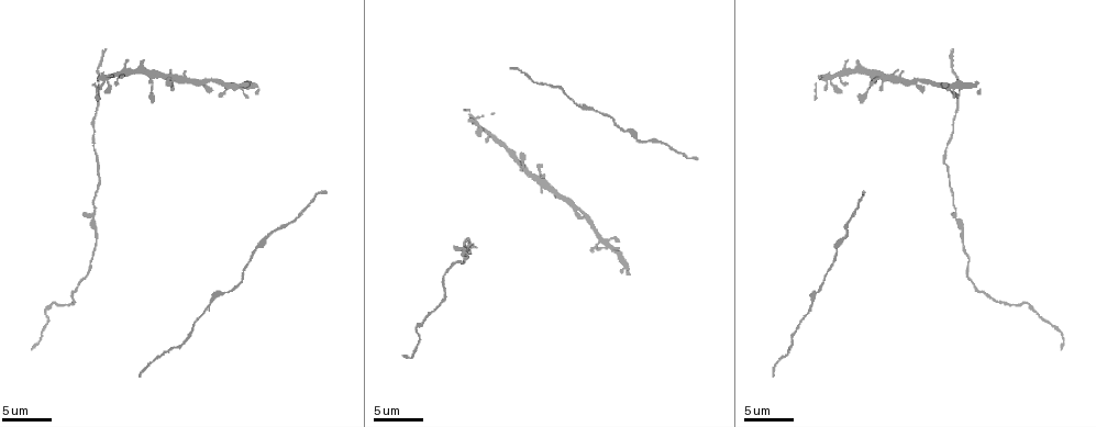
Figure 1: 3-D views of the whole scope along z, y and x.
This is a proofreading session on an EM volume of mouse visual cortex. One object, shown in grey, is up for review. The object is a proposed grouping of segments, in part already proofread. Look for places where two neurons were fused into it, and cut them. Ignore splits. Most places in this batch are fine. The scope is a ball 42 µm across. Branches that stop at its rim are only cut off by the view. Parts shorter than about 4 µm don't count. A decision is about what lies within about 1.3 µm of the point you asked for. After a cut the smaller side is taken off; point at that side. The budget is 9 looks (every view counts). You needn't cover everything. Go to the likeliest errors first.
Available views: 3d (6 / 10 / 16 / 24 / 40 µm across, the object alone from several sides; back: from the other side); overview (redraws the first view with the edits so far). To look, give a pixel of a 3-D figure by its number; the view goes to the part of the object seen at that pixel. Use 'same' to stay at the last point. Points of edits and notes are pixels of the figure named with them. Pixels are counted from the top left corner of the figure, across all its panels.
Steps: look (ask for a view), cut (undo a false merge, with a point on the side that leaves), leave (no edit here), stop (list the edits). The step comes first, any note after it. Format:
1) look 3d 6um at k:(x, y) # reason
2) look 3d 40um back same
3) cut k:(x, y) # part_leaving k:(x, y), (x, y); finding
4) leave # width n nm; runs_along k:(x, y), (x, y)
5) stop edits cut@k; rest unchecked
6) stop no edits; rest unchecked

look 3d 10um at 1:(626, 131) # sudden change in width

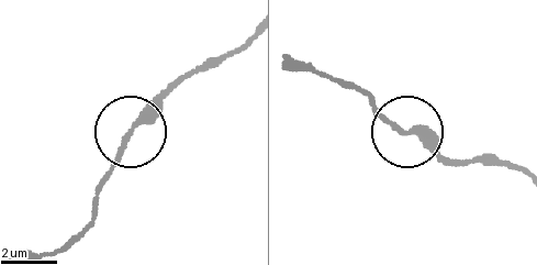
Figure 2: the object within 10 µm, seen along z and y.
leave # all the same neuron

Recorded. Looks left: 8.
look 3d 16um at 1:(817, 292) # thick turns thin

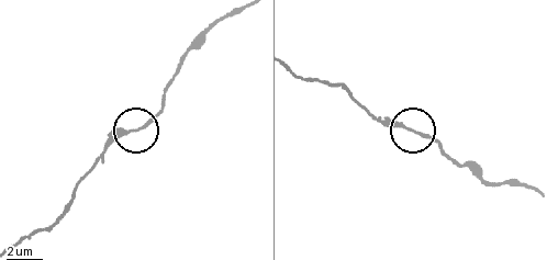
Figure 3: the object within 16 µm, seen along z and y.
leave # all the same neuron

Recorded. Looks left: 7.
look 3d 10um at 1:(953, 206) # calibre changes

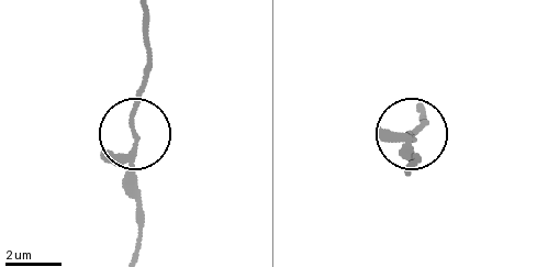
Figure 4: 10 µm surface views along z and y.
look 3d 10um back at 4:(135, 136) # from behind

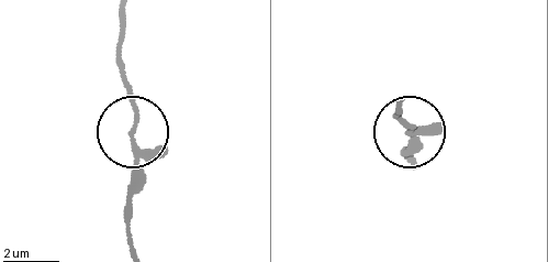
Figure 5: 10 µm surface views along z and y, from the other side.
leave # runs_along 5:(122, 13), (122, 77), (136, 120), (130, 224); continuous, no second neuron

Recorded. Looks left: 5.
look 3d 10um at 1:(44, 308) # thick turns thin

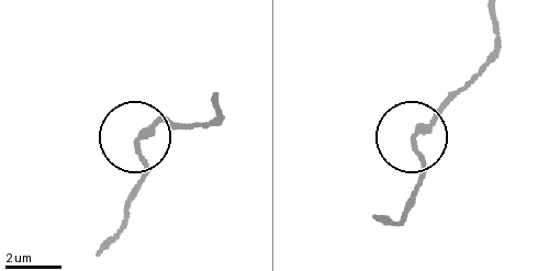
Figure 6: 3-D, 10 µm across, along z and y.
leave # runs_along 6:(220, 94), (220, 115), (212, 121), (142, 130), (142, 184); one neuron here

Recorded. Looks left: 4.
stop no edits; rest unchecked

